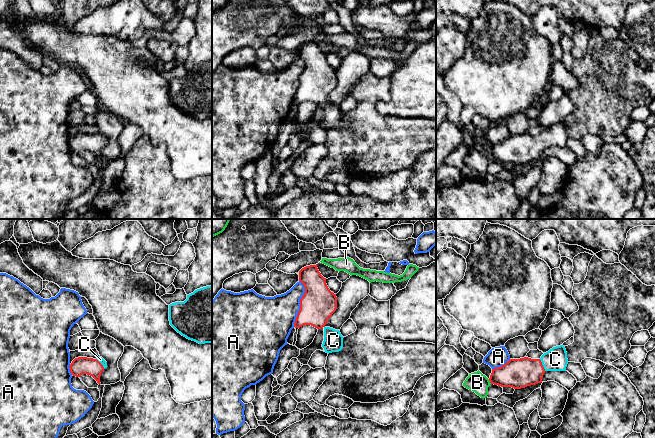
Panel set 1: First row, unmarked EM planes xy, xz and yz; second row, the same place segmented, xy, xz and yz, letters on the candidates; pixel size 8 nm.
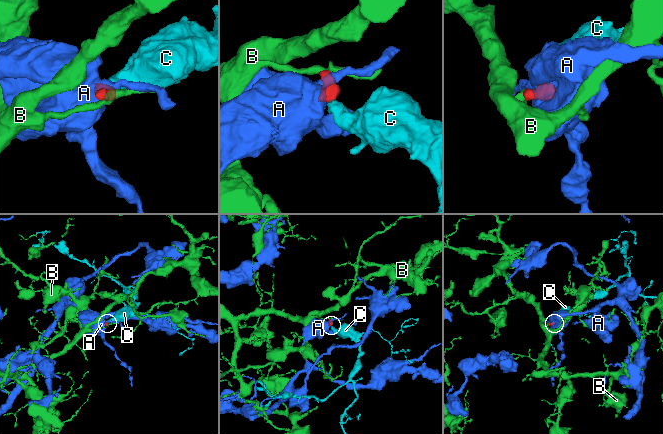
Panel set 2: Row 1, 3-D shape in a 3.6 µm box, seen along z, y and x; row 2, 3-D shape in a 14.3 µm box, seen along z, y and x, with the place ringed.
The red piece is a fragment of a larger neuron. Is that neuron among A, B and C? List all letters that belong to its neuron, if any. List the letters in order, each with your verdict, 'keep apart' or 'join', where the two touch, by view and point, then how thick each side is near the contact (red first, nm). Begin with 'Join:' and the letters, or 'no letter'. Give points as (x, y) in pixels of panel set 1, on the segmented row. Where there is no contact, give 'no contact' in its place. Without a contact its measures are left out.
Join: C
A: keep apart; meets red in xz at (300, 303); 280 nm thick on the red side, 340 nm on the other
B: keep apart; meets red in yz at (489, 380); 240 nm thick on the red side, 160 nm on the other
C: join; meets red in yz at (542, 365); 240 nm thick on the red side, 180 nm on the other

